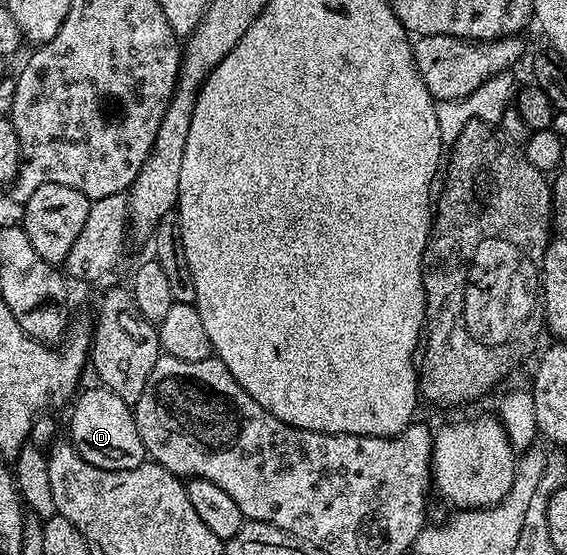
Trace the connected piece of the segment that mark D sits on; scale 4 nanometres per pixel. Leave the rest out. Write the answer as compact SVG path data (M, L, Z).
M84 389L74 399L73 405L70 407L72 410L69 441L75 445L77 452L85 460L89 460L89 464L102 470L137 468L148 457L148 452L143 446L141 432L137 432L132 407L111 390L98 389L87 391Z

